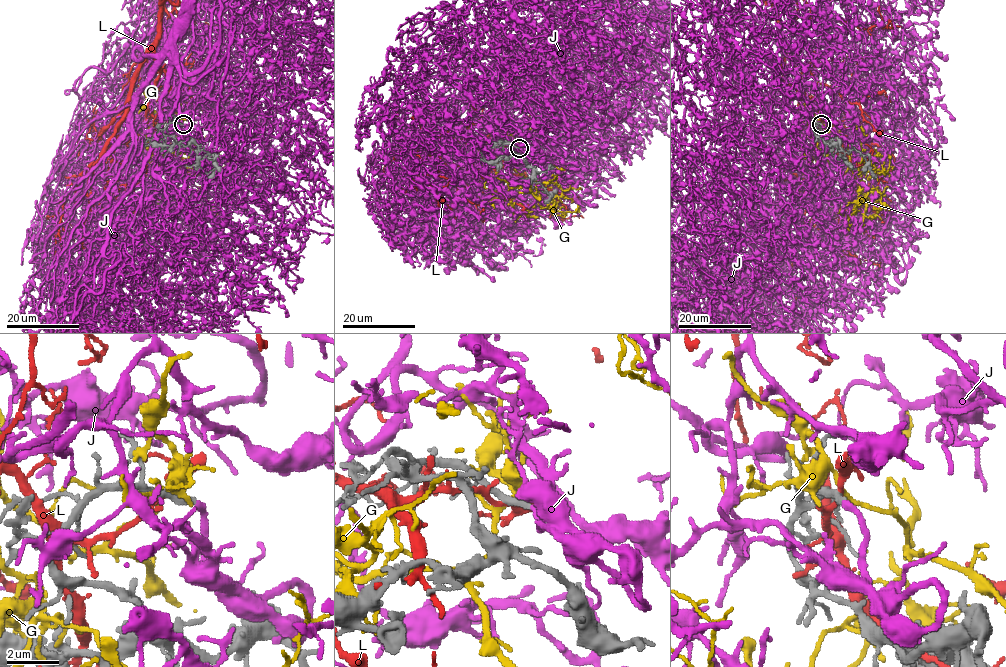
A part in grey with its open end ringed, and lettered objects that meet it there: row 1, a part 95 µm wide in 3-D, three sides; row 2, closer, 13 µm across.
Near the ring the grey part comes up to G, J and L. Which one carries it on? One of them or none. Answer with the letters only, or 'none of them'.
J

